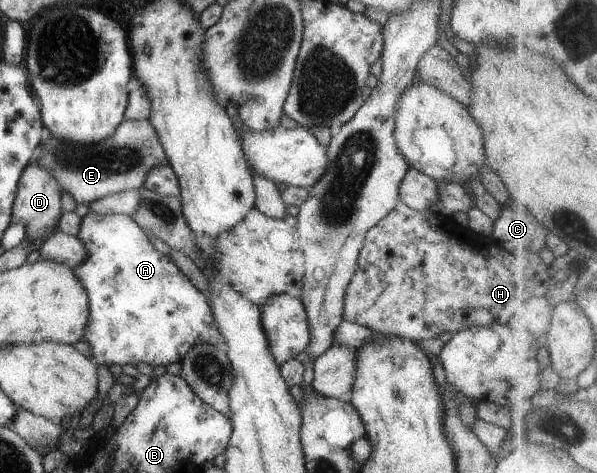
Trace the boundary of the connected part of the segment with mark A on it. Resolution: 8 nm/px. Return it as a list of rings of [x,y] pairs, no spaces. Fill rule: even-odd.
[[[89,212],[83,217],[83,221],[80,222],[80,227],[76,236],[83,242],[87,251],[87,258],[73,269],[80,283],[84,286],[89,299],[88,323],[82,334],[82,341],[89,343],[89,348],[92,350],[91,357],[96,359],[96,365],[106,366],[108,368],[111,365],[133,365],[136,367],[138,363],[148,363],[148,365],[151,365],[158,371],[158,365],[163,365],[165,368],[171,363],[180,363],[186,353],[196,344],[210,344],[217,348],[224,348],[224,336],[220,333],[207,298],[192,284],[192,282],[190,282],[188,276],[174,264],[174,261],[170,259],[170,257],[165,256],[154,248],[154,244],[152,244],[147,233],[130,216],[126,214],[100,216],[97,213]]]

